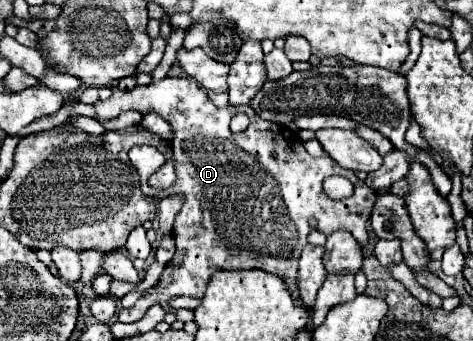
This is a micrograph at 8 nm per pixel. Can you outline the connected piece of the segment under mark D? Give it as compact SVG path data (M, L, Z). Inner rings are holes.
M162 78L148 86L136 86L132 90L116 88L108 100L92 104L96 118L104 121L117 117L124 110L158 112L166 122L174 126L174 166L176 184L170 190L158 192L148 186L148 178L164 164L164 158L150 156L150 152L130 150L130 162L140 176L140 190L144 196L168 198L182 196L184 204L174 220L174 258L166 264L160 282L148 290L132 308L118 312L120 322L138 322L152 304L166 304L174 296L202 298L210 276L222 268L256 268L268 274L280 276L290 282L290 294L298 298L296 290L296 258L306 246L306 236L312 232L310 220L318 222L318 232L332 234L332 230L348 230L354 234L360 246L370 242L366 220L376 200L376 192L366 186L364 180L352 170L340 168L330 156L312 158L304 150L304 142L298 134L290 136L286 126L262 120L248 104L218 108L192 78ZM244 112L250 118L250 126L234 134L230 120ZM346 172L346 178L354 184L352 198L332 200L322 192L326 176Z

